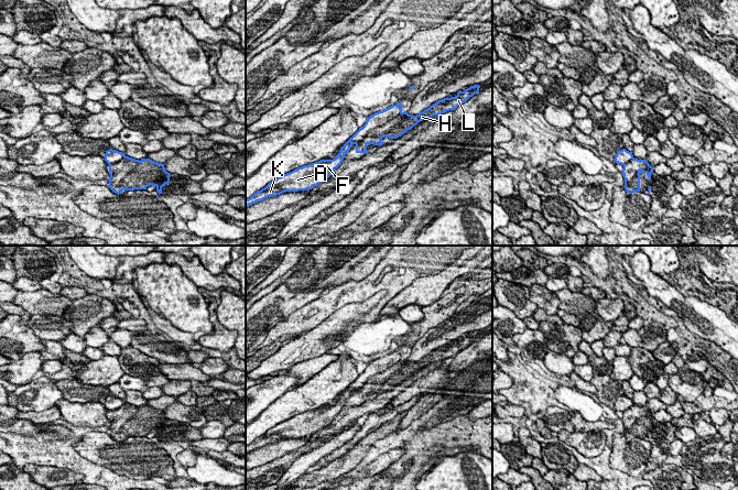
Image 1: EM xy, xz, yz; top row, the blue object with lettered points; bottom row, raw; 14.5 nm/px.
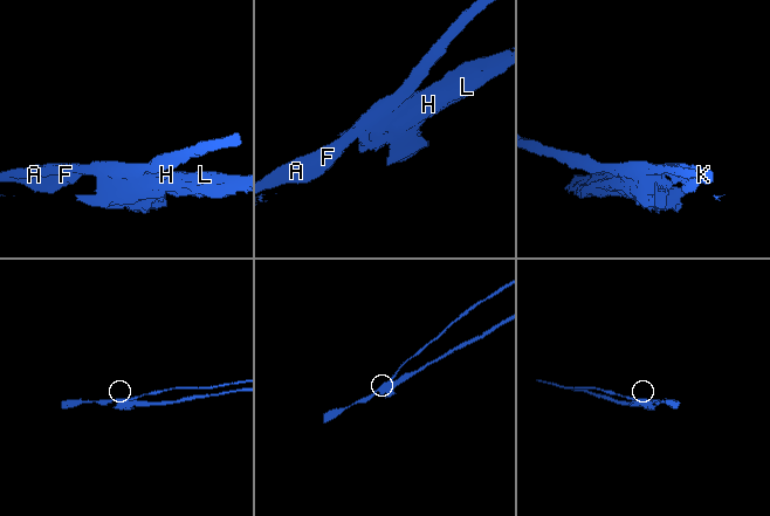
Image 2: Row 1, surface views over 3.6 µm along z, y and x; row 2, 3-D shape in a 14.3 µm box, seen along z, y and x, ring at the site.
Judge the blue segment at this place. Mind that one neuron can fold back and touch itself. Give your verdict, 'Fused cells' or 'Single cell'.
Fused cells

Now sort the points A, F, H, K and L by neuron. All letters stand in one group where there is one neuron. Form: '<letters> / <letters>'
A F K / H L

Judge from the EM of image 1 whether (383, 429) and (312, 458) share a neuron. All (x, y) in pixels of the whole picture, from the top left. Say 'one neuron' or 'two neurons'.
two neurons

